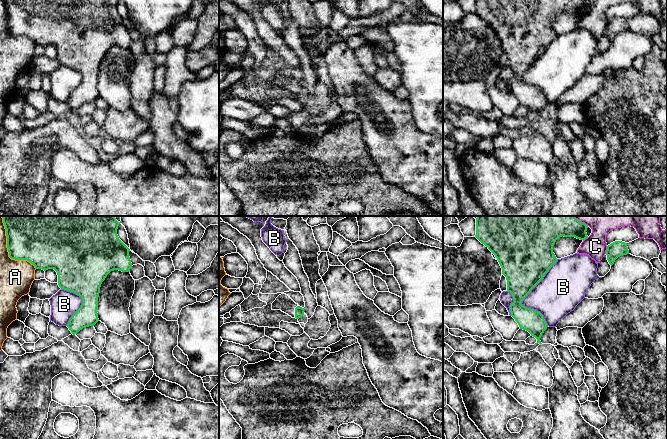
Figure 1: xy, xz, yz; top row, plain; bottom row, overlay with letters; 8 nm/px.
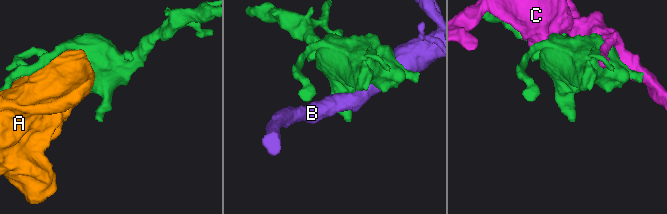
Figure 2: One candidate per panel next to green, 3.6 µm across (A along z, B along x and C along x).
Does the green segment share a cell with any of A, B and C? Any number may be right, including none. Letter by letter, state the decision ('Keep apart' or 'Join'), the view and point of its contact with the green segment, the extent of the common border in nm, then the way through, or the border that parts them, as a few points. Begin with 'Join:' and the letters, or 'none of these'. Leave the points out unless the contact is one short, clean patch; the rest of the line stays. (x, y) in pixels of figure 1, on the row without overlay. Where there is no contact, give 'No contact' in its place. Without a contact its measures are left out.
Join: none of these
A: Keep apart. Touches green at xy (9, 30). Shared border 440 nm
B: Keep apart. Touches green at yz (525, 72). Shared border 550 nm
C: Keep apart. Touches green at yz (606, 26). Shared border 70 nm

